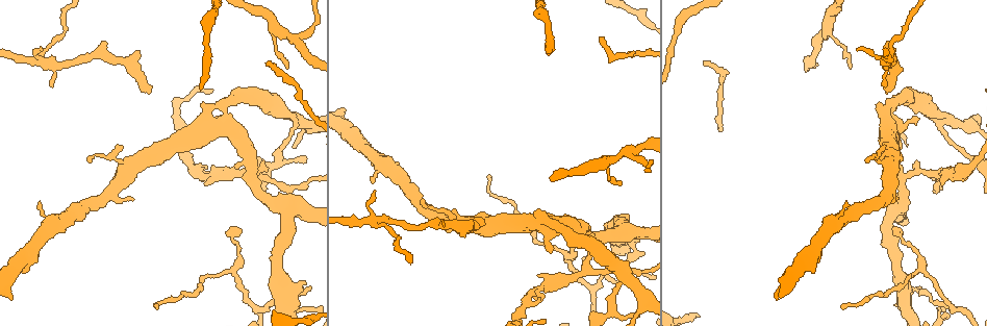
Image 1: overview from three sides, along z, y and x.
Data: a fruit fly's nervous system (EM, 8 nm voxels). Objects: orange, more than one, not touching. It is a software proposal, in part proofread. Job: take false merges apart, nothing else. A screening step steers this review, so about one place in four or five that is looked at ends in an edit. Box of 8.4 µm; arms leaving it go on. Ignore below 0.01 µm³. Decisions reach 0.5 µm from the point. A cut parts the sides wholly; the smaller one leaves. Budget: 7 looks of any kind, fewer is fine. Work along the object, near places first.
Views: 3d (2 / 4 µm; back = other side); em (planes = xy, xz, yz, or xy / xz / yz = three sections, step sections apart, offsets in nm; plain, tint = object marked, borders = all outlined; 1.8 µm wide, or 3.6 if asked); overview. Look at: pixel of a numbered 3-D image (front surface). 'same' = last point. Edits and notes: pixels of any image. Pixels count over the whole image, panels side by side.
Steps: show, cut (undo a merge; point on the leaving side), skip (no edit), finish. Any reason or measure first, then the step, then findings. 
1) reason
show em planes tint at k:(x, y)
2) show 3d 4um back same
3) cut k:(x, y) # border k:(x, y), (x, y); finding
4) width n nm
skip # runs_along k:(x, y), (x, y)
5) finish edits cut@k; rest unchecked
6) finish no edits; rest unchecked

arms part here
show em 3.6um xy step 16 tint at 1:(618, 233)

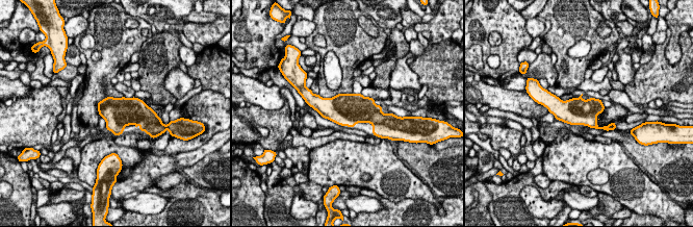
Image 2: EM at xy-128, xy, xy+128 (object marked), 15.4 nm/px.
another direction
show em 3.6um planes tint same

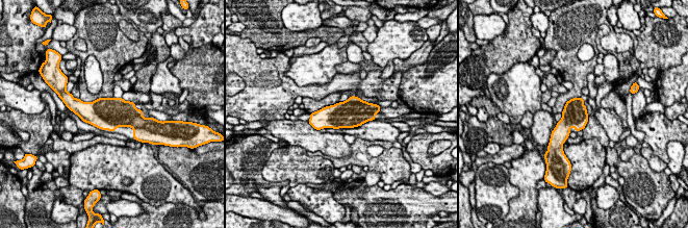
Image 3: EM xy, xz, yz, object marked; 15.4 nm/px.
width 400 nm
skip # one neuron here

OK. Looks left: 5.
calibre changes
show em yz step 4 tint at 1:(905, 297)

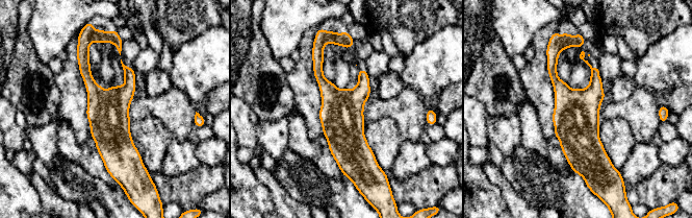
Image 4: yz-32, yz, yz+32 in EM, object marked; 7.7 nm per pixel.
show em planes tint same

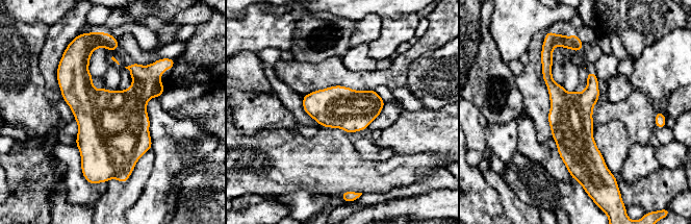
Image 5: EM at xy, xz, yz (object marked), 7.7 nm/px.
cut 5:(158, 89) # two neurons meet here

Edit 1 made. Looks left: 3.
show overview

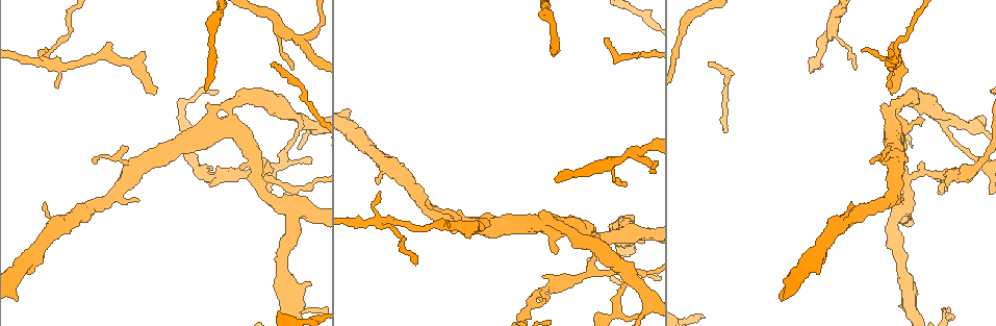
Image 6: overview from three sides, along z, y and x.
four-way junction
show em planes tint at 6:(227, 126)

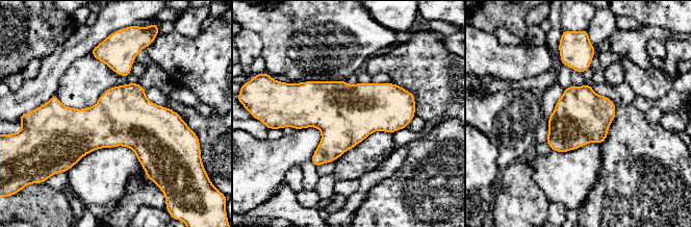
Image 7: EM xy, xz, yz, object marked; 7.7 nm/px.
skip # continuous, no second neuron

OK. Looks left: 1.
finish edits cut@5; rest unchecked

